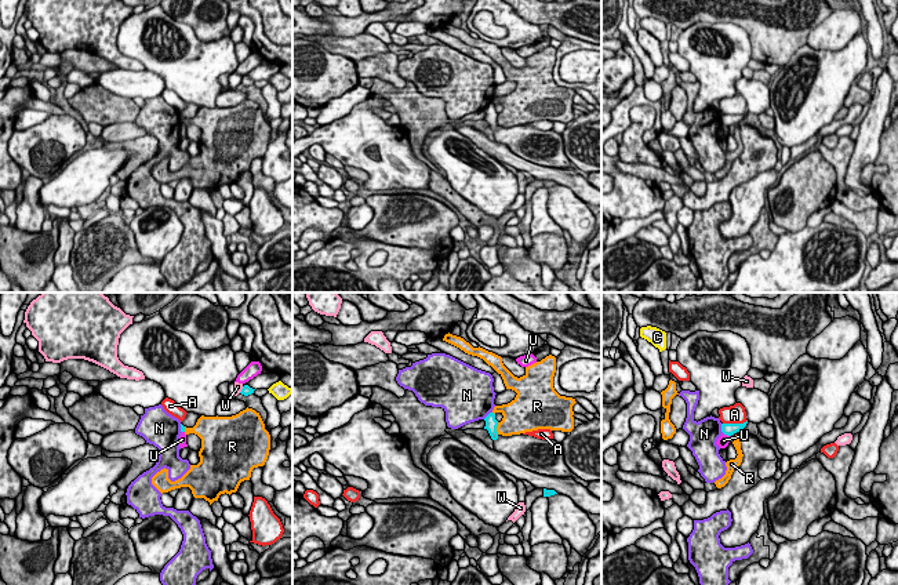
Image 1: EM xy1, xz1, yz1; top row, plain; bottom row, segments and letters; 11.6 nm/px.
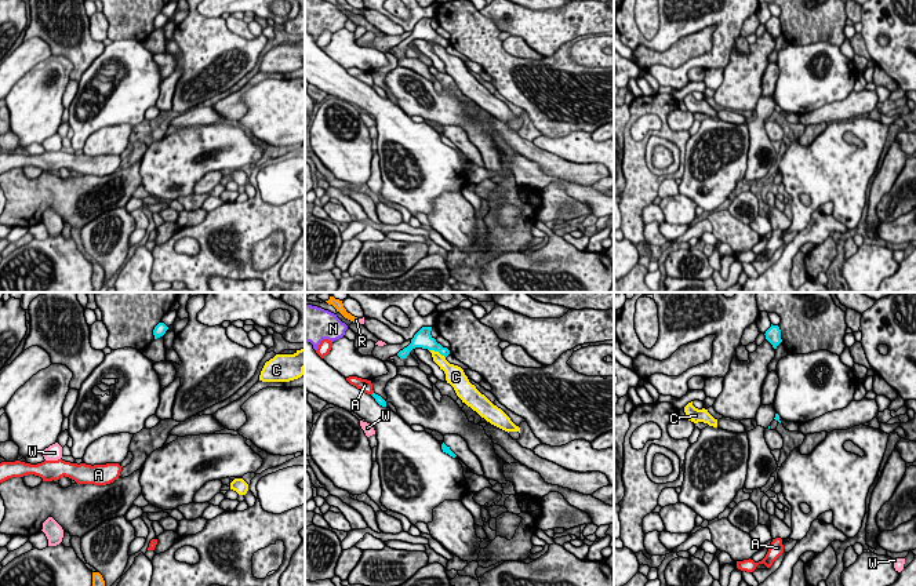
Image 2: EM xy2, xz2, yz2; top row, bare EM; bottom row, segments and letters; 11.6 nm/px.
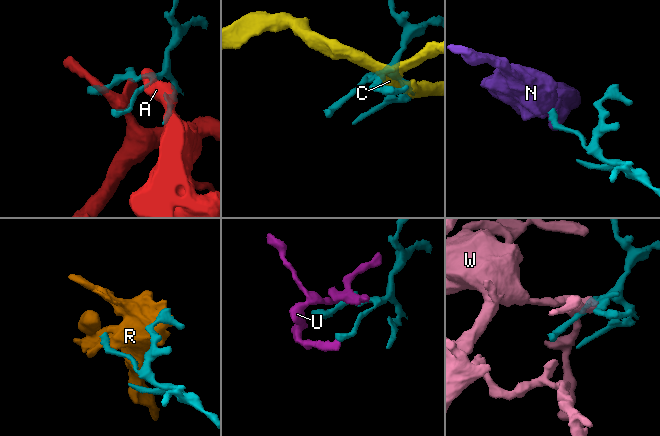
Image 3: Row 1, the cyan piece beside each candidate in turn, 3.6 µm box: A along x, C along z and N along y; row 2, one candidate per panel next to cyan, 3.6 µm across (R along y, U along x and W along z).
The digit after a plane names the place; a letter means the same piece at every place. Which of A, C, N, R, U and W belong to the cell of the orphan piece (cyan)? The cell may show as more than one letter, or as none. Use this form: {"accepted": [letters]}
{"accepted": []}

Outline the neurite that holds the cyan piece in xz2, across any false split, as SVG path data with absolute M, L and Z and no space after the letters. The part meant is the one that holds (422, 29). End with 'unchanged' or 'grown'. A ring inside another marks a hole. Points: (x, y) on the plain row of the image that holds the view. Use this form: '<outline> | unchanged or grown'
M422 18L411 30L411 34L400 41L397 47L400 50L407 50L410 43L415 39L422 39L428 41L439 43L441 47L447 48L450 46L450 41L447 39L443 39L440 34L436 33L436 30L430 26L432 18Z | unchanged

